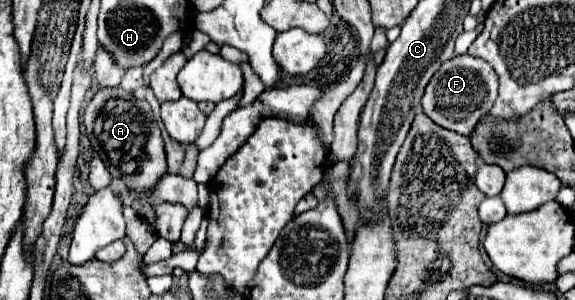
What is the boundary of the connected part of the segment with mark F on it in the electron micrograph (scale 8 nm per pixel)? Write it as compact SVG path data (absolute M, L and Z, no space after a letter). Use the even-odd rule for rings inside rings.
M461 54L451 60L447 60L431 78L431 82L425 88L421 106L423 112L439 126L469 136L475 122L483 118L491 110L491 104L497 98L497 86L499 78L497 72L483 62L483 58L475 58L471 54Z

